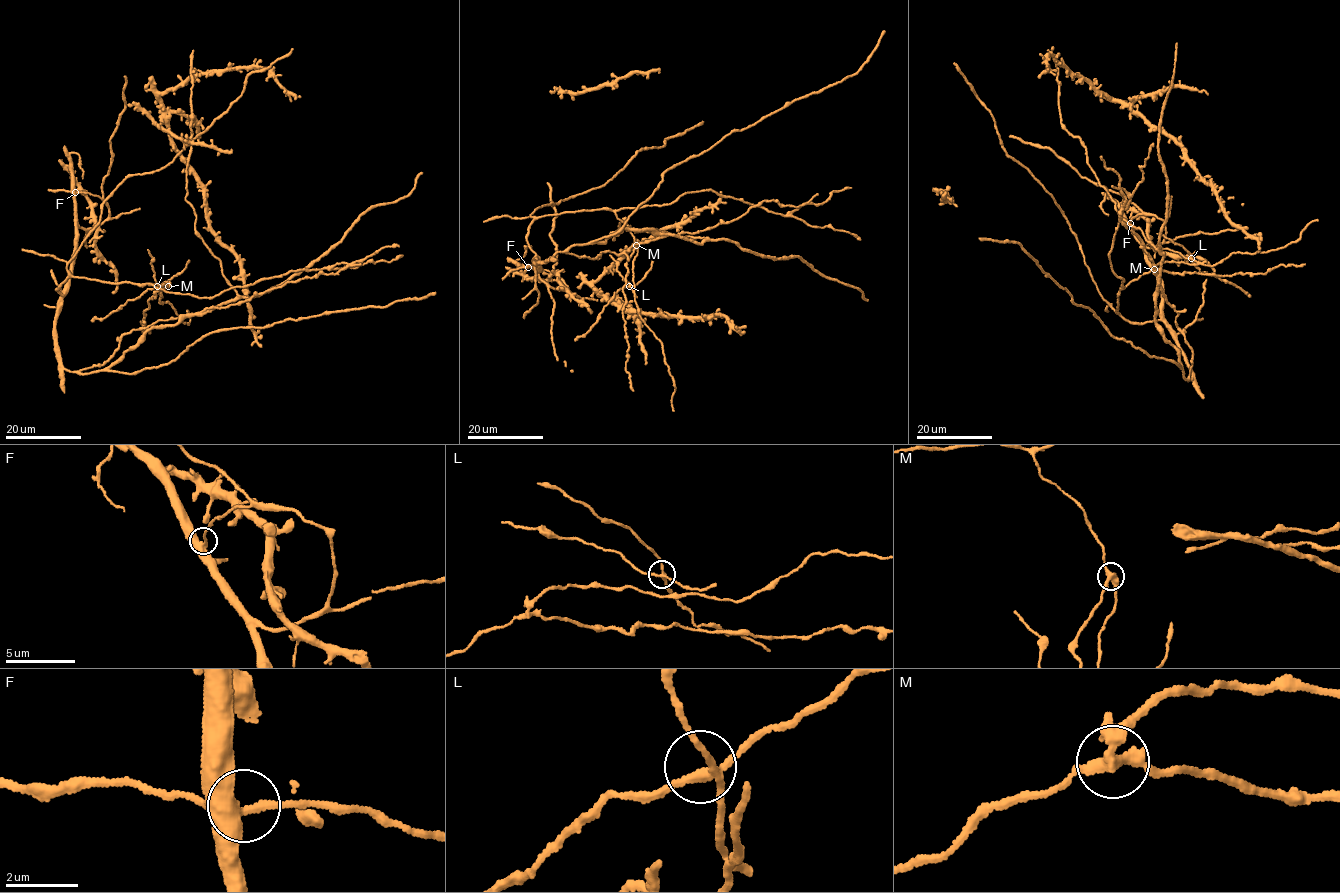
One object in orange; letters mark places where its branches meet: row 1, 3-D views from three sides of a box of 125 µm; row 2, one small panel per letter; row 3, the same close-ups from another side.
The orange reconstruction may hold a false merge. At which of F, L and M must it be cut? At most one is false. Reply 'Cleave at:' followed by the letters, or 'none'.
Cleave at: M

